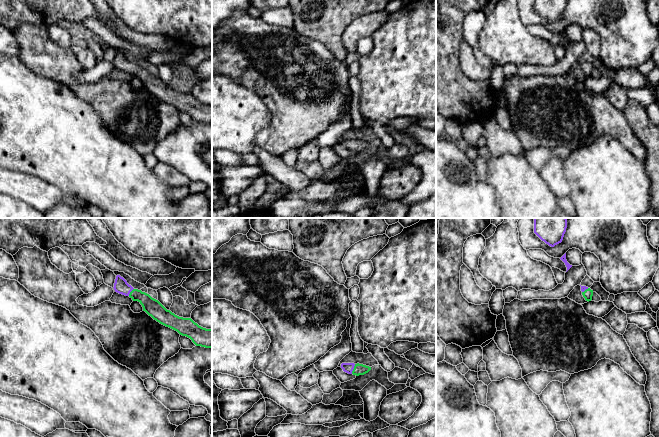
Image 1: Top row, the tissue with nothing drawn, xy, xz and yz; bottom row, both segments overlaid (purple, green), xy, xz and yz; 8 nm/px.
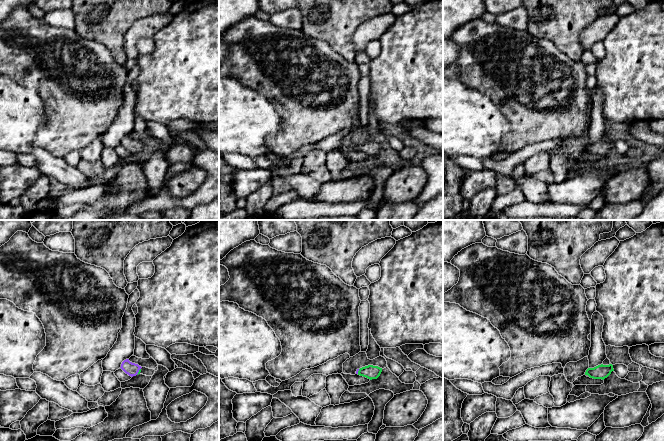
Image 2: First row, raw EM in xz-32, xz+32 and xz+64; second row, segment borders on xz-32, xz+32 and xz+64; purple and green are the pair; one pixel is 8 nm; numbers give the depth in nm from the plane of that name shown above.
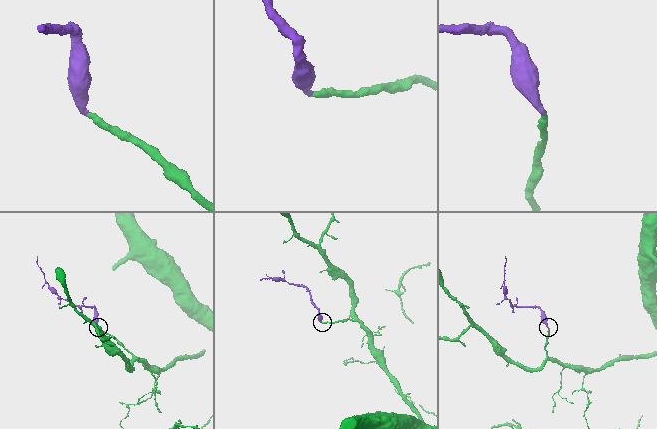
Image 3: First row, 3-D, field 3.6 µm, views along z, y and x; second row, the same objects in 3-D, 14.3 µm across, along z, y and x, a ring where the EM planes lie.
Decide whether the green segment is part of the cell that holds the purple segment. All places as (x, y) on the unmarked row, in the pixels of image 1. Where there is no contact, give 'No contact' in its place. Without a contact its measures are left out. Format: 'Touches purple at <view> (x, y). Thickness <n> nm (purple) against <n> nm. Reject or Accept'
Touches purple at xz (353, 144). Thickness 80 nm (purple) against 100 nm. Accept

